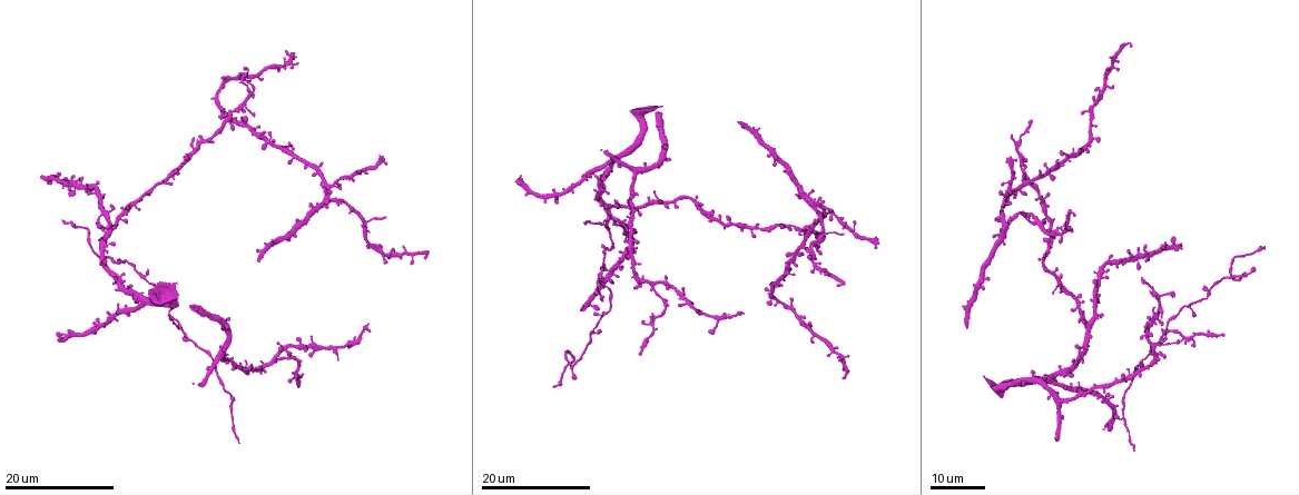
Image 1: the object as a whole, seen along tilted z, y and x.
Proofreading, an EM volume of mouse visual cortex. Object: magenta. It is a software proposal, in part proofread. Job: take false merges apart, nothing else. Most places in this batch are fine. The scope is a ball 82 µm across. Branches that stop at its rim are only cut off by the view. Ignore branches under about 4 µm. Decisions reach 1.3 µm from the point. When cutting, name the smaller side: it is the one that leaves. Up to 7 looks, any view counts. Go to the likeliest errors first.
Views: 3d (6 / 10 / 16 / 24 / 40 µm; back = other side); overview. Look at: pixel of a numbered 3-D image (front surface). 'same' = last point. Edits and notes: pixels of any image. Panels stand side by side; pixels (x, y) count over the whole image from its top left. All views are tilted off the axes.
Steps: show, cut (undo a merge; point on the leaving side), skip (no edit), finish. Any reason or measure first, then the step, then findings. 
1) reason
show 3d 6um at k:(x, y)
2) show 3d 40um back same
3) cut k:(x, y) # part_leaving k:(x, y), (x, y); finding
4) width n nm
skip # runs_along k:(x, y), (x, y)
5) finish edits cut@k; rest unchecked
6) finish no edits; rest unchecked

small branch off a trunk
show 3d 24um at 1:(365, 226)

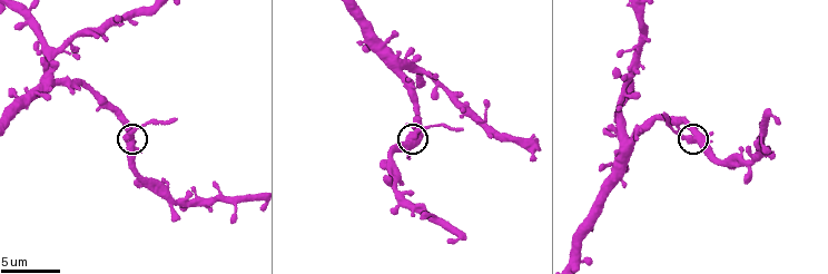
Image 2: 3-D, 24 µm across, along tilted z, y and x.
closer look
show 3d 6um at 2:(129, 139)

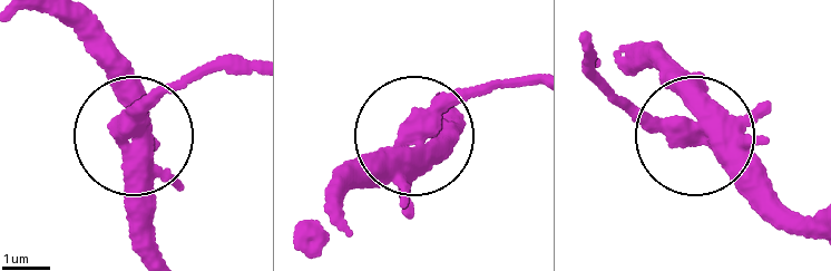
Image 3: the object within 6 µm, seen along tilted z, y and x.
arms 3
cut 3:(147, 102) # part_leaving 3:(129, 133), (173, 88), (247, 63); two cells meet here

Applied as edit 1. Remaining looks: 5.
arms part here
show 3d 16um at 1:(1023, 154)

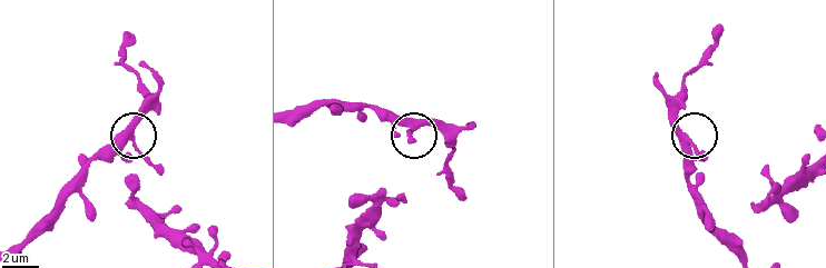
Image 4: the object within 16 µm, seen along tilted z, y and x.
show 3d 10um at 4:(134, 138)

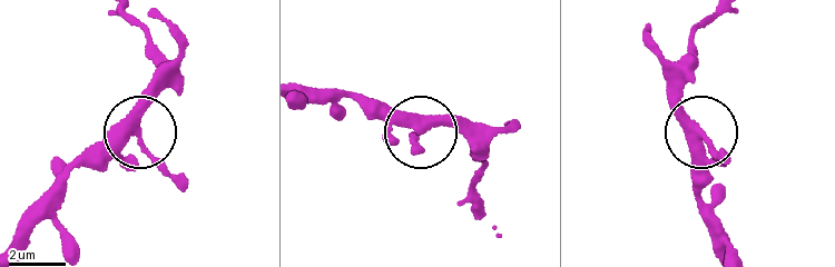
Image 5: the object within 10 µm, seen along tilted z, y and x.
show 3d 10um back at 5:(139, 137)

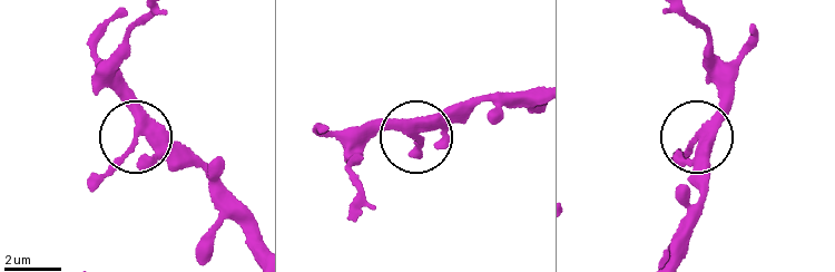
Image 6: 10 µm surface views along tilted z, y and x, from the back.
width 300 nm
skip # one cell here

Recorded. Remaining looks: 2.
side arm on a straight run
show 3d 16um at 1:(146, 278)

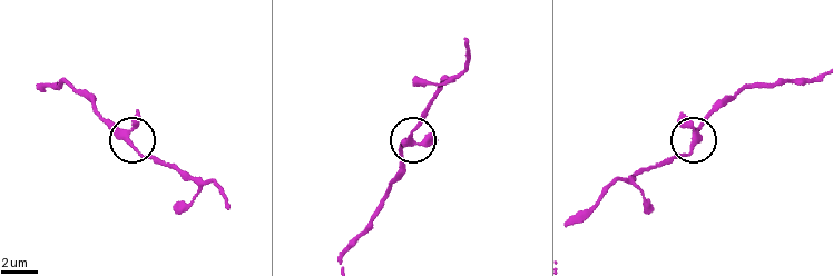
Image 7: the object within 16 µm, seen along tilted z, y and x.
show 3d 6um at 7:(694, 146)

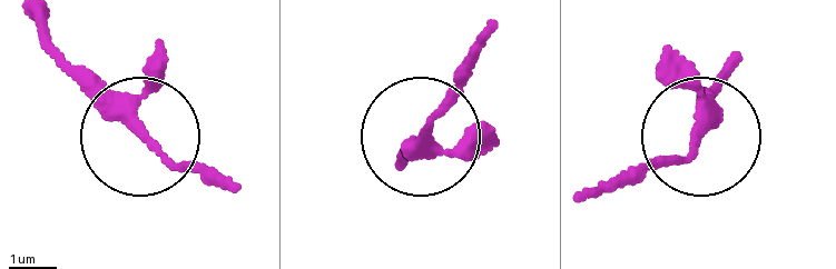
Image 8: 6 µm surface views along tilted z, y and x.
width 170 nm
skip # continuous, no second cell

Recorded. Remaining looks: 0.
finish edits cut@3; rest unchecked

